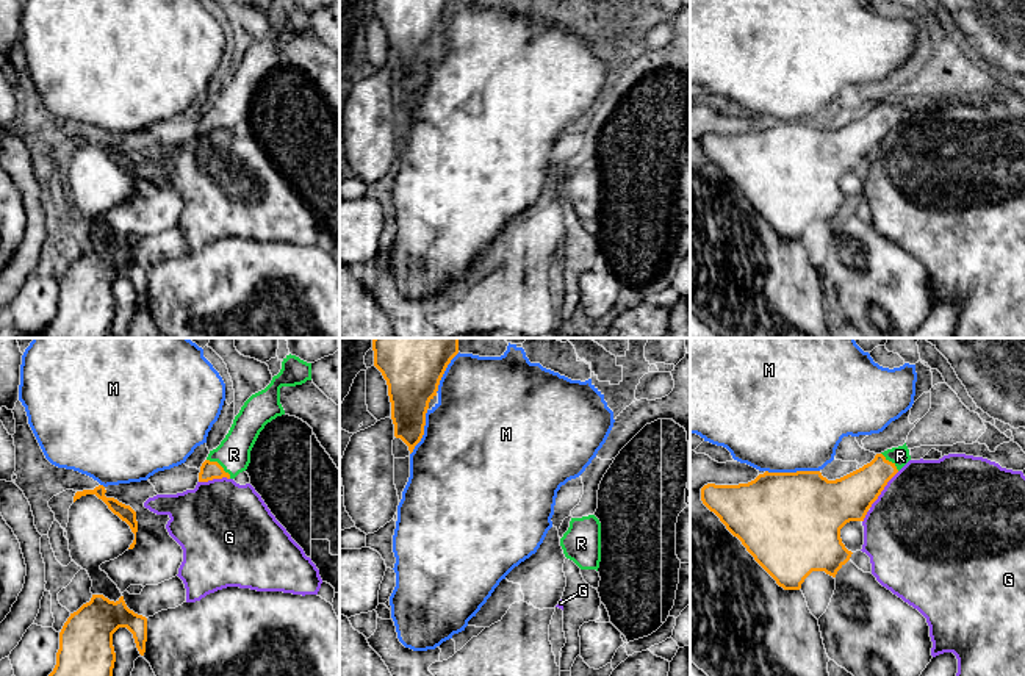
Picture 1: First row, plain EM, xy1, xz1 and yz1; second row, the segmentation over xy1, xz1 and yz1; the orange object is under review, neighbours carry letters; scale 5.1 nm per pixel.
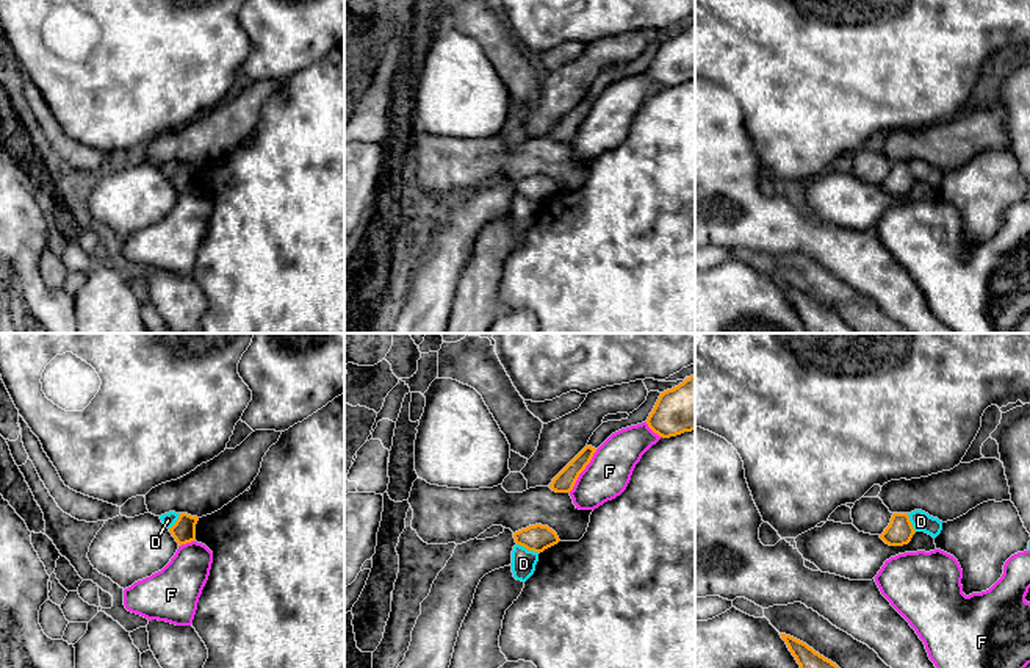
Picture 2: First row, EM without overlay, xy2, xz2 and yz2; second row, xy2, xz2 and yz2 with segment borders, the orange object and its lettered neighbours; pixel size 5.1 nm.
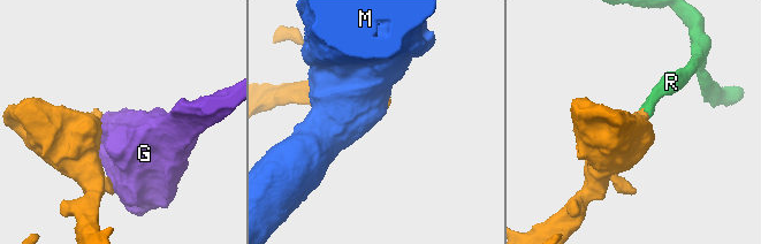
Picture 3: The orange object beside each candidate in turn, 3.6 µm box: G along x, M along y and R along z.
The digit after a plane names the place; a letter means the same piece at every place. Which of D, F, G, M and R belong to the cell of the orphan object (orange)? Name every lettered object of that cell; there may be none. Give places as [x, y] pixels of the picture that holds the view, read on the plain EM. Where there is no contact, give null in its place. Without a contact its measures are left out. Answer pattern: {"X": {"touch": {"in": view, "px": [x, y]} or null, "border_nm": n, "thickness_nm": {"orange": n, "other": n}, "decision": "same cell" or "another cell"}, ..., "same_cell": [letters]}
{"D": {"touch": {"in": "xz2", "px": [528, 199]}, "border_nm": 130, "thickness_nm": {"orange": 140, "other": 130}, "decision": "another cell"}, "F": {"touch": {"in": "xz2", "px": [583, 119]}, "border_nm": 260, "thickness_nm": {"orange": 110, "other": 220}, "decision": "another cell"}, "G": {"touch": {"in": "yz1", "px": [883, 138]}, "border_nm": 240, "thickness_nm": {"orange": 220, "other": 500}, "decision": "another cell"}, "M": {"touch": {"in": "yz1", "px": [792, 122]}, "border_nm": 280, "thickness_nm": {"orange": 500, "other": 480}, "decision": "another cell"}, "R": {"touch": {"in": "xy1", "px": [219, 115]}, "border_nm": 160, "thickness_nm": {"orange": 100, "other": 180}, "decision": "same cell"}, "same_cell": ["R"]}

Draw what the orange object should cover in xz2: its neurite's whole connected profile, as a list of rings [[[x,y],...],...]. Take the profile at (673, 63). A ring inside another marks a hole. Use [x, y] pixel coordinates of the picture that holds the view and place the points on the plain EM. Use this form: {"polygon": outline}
{"polygon": [[[695,25],[661,42],[646,74],[662,88],[695,80]]]}

